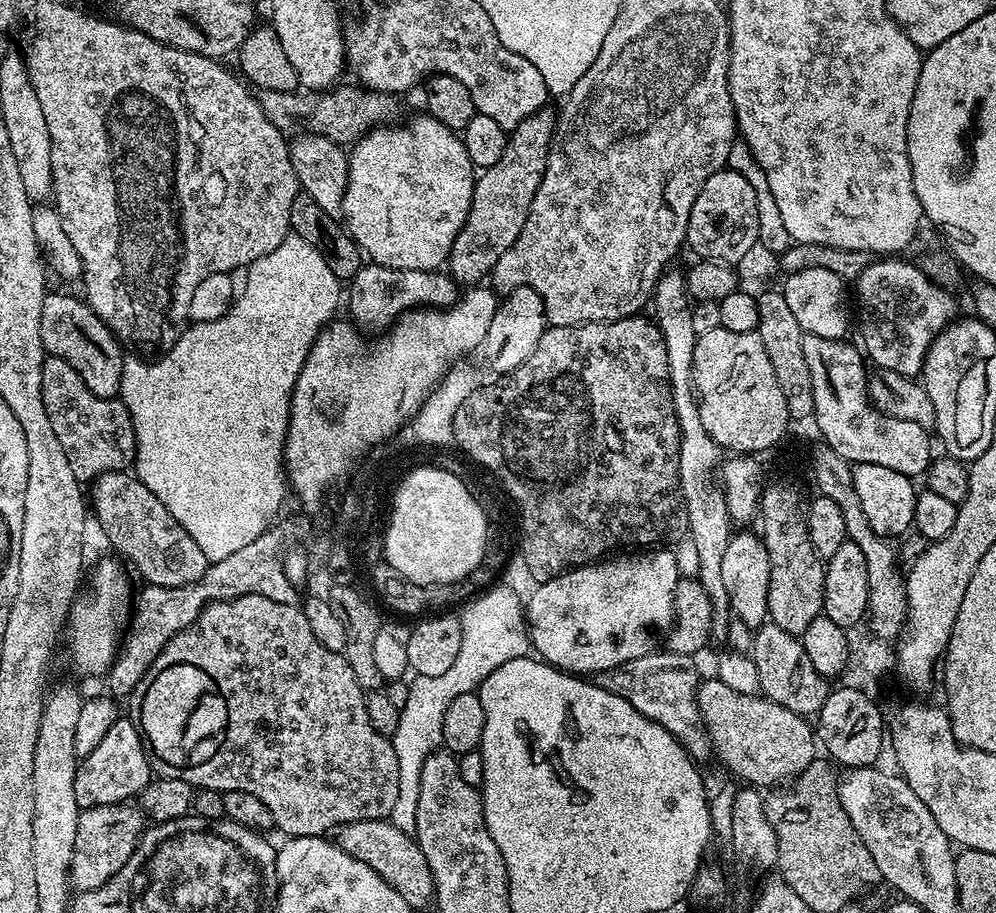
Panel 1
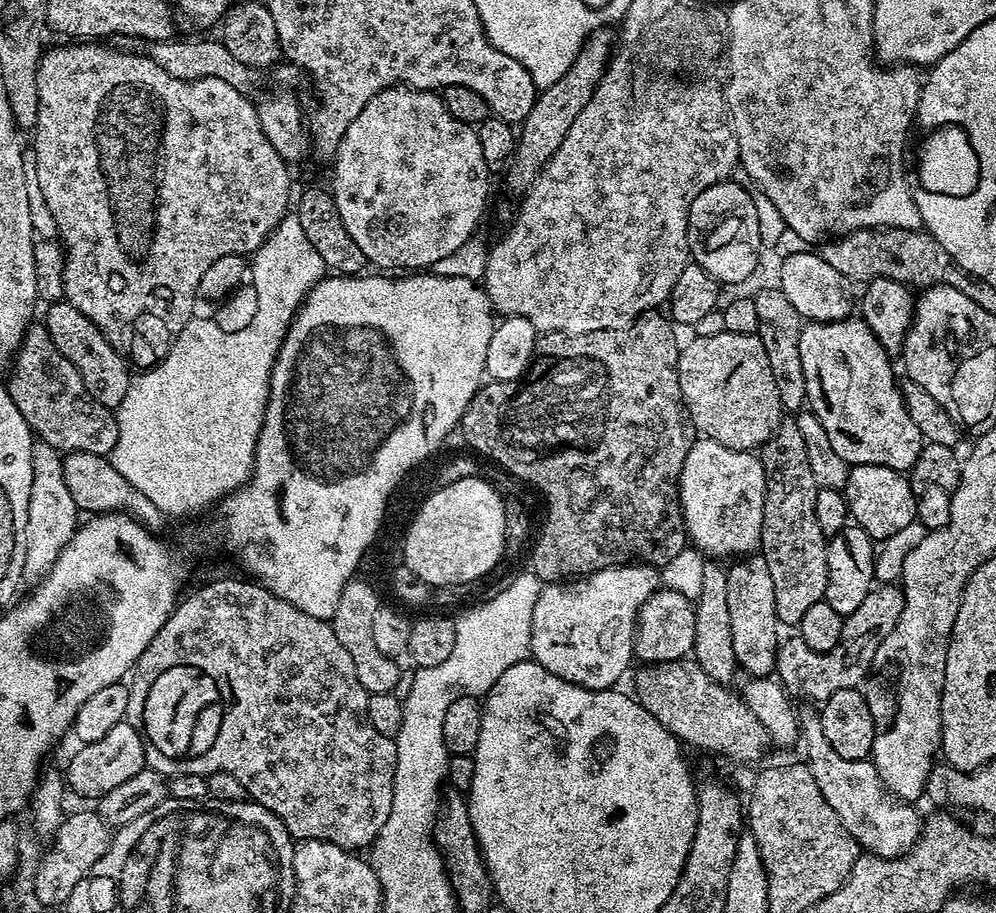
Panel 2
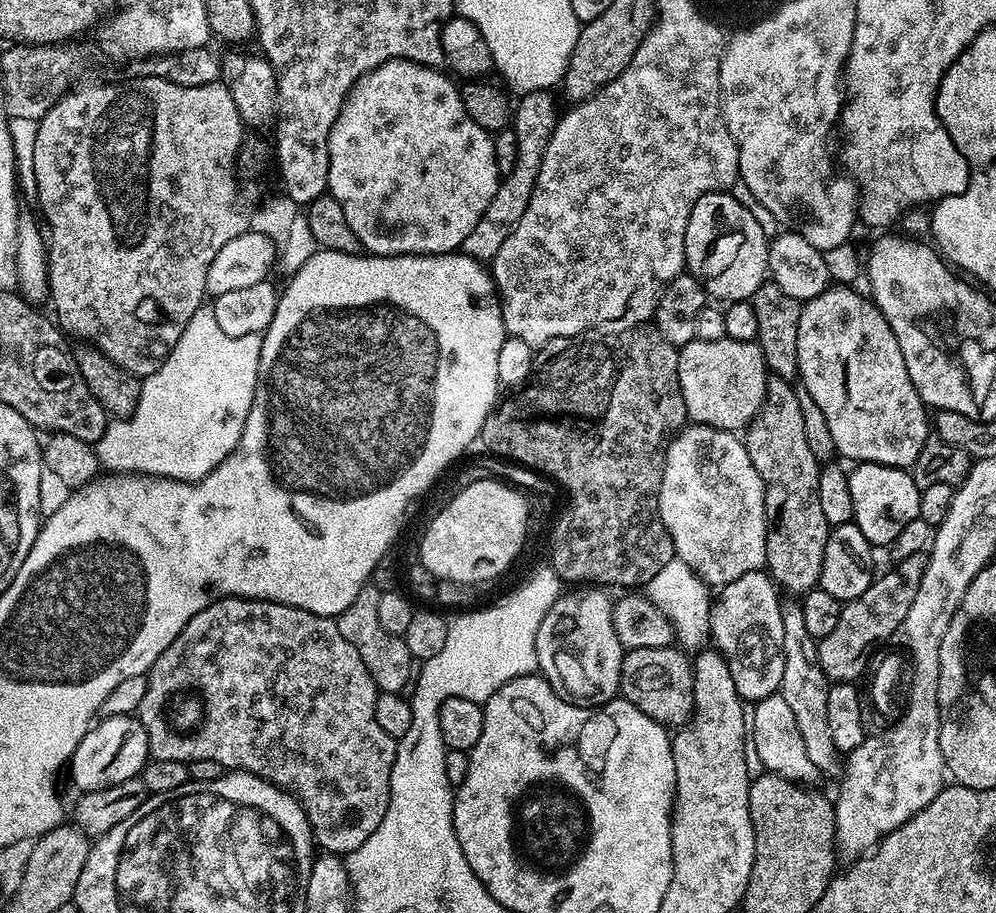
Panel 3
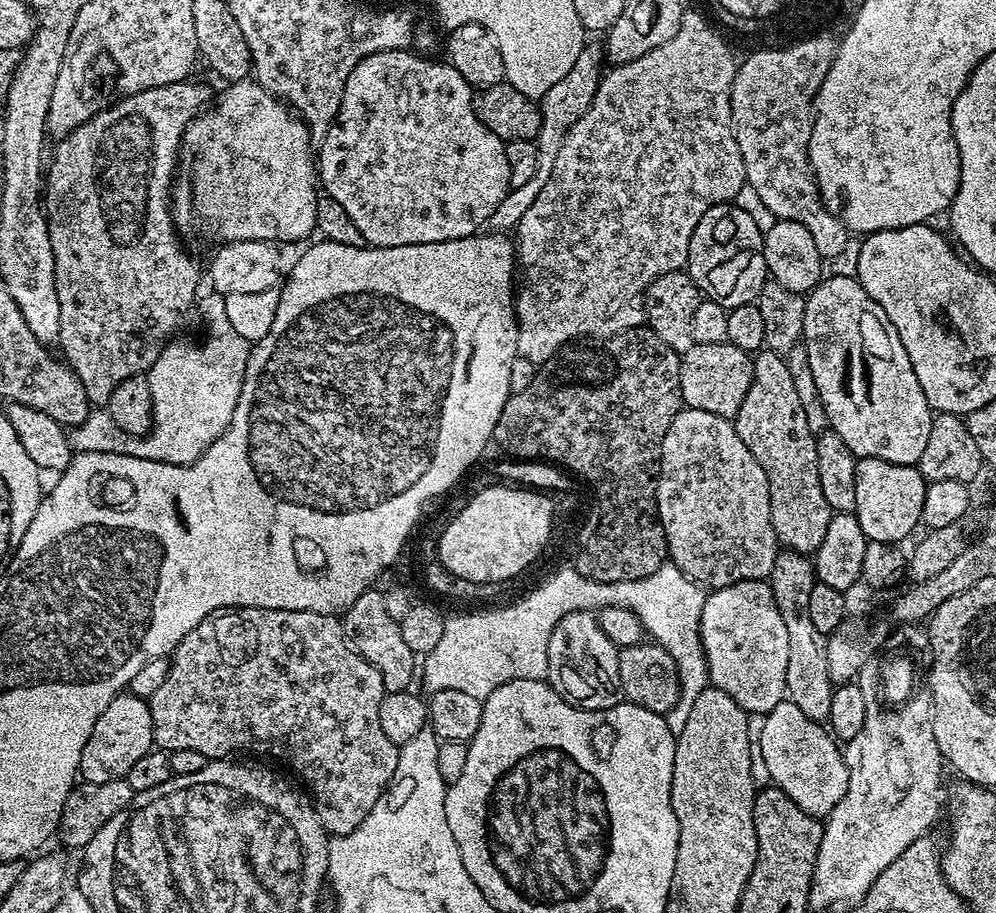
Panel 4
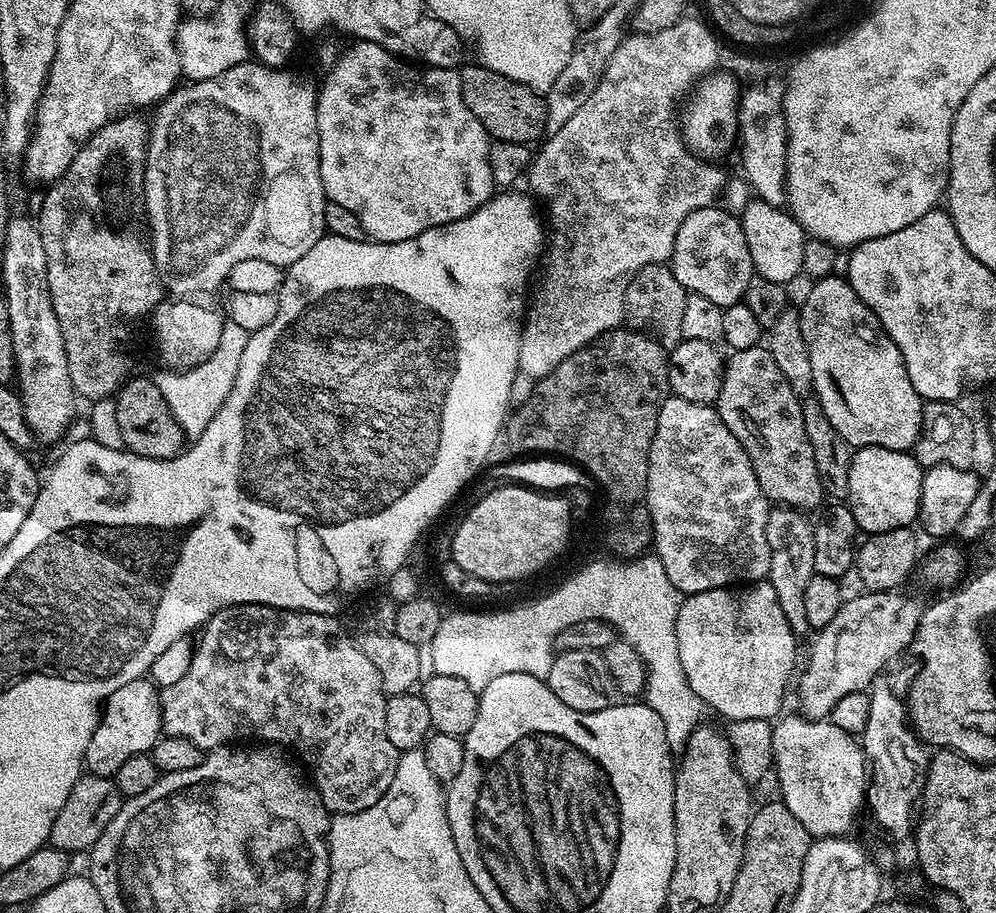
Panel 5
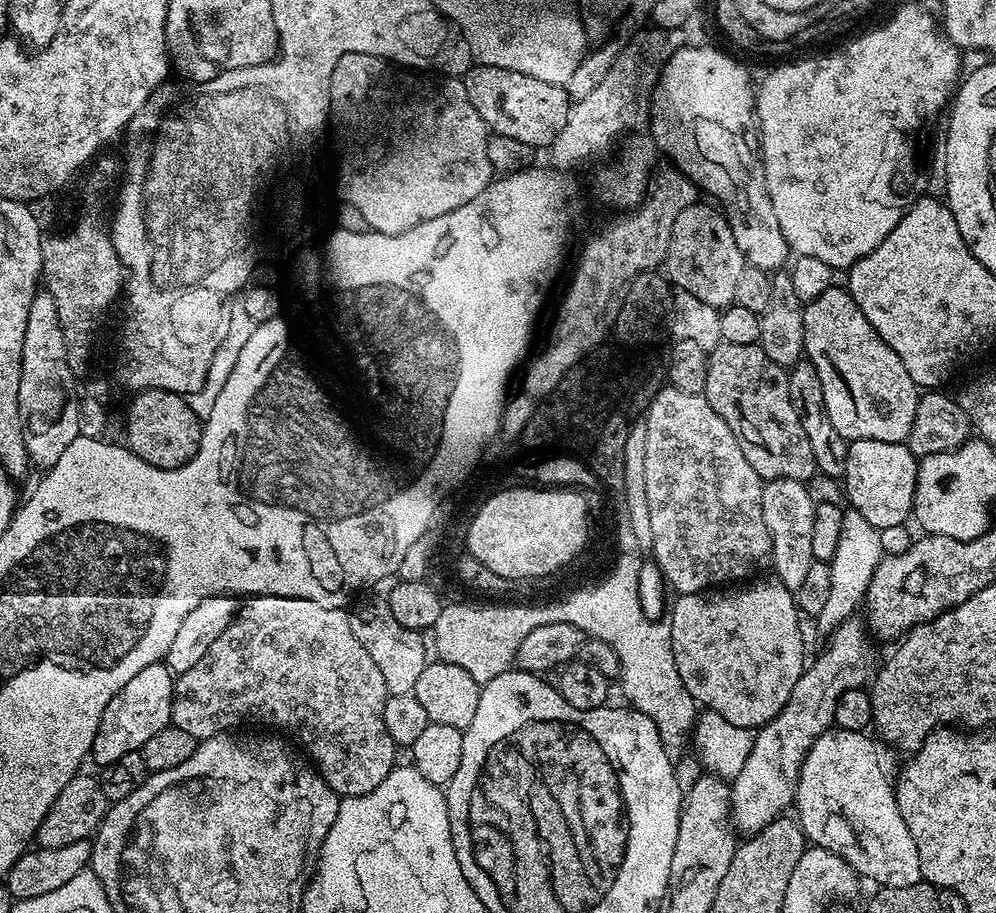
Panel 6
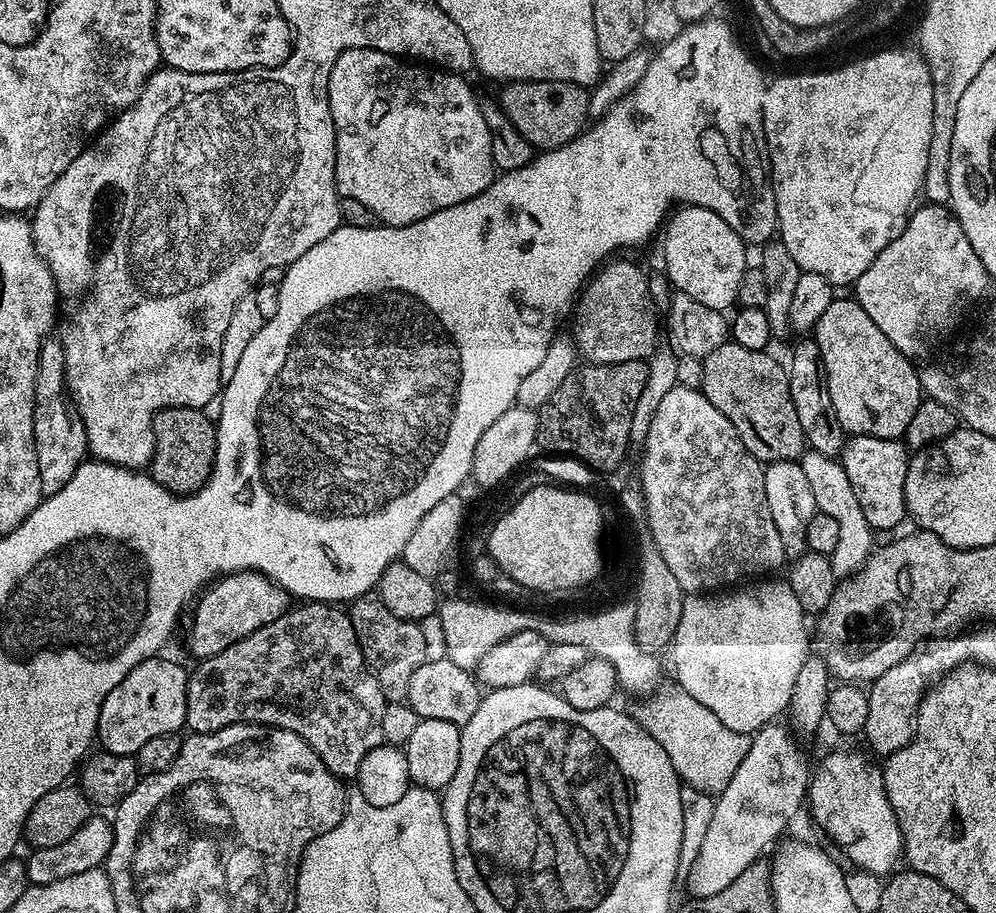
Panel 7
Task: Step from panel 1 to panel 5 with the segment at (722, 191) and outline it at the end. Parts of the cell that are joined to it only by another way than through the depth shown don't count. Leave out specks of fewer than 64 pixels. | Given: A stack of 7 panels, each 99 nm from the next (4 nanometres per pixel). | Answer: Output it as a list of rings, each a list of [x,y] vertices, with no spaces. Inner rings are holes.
[[[720,206],[703,208],[690,214],[680,228],[670,267],[674,278],[678,278],[691,295],[710,298],[710,302],[723,309],[741,303],[748,285],[754,280],[751,248],[741,217],[723,212]]]

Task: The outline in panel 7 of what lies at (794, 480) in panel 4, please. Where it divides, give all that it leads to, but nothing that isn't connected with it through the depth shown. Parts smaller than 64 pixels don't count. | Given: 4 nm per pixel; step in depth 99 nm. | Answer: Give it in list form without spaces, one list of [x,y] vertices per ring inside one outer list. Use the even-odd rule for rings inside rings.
[[[725,342],[722,346],[718,346],[718,350],[714,350],[709,356],[703,357],[704,369],[702,370],[702,391],[707,400],[713,404],[713,406],[719,410],[722,414],[726,414],[726,418],[734,426],[734,430],[738,430],[738,438],[742,438],[742,446],[746,446],[746,450],[750,450],[750,454],[754,454],[754,458],[761,462],[771,462],[773,460],[794,460],[799,461],[800,457],[804,455],[806,451],[806,441],[802,434],[802,422],[798,422],[798,410],[794,410],[794,398],[790,398],[790,382],[788,381],[788,369],[783,363],[779,364],[774,357],[771,356],[771,351],[765,350],[759,352],[758,350],[746,350],[746,346],[738,346],[731,342]]]

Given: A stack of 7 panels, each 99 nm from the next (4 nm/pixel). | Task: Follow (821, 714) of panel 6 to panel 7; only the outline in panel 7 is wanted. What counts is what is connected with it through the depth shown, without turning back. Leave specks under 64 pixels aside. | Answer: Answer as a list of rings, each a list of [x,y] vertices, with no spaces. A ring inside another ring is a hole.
[[[780,722],[770,723],[752,736],[752,745],[746,753],[746,758],[742,759],[742,764],[730,778],[729,784],[718,793],[718,799],[713,806],[713,818],[707,827],[706,838],[702,841],[698,858],[686,873],[688,888],[693,892],[693,897],[713,896],[718,894],[718,890],[726,890],[726,886],[730,886],[730,882],[734,882],[734,878],[738,878],[738,874],[746,870],[746,866],[757,863],[763,857],[760,855],[768,847],[771,849],[785,835],[784,827],[799,814],[800,807],[805,807],[810,765],[808,766],[808,760],[804,757],[799,742],[795,740],[797,737],[792,736],[788,736],[787,730]]]

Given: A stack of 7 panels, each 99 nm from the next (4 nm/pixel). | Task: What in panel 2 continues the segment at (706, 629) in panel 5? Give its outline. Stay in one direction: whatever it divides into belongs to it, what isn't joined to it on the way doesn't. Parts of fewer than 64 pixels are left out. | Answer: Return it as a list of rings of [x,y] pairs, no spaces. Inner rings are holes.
[[[749,554],[737,559],[733,568],[727,569],[726,603],[730,606],[730,638],[734,640],[734,658],[741,669],[749,673],[749,677],[771,677],[776,667],[776,607],[774,606],[774,581],[770,578],[770,566],[766,566],[766,558],[759,554]]]

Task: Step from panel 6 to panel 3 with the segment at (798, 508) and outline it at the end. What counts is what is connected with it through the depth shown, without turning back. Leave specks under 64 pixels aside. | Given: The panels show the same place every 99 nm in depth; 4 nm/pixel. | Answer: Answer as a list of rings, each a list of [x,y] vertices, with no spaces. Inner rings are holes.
[[[785,603],[781,607],[782,634],[784,635],[784,669],[779,694],[786,700],[794,713],[798,731],[802,736],[806,753],[816,767],[817,773],[839,777],[842,772],[842,756],[837,752],[826,726],[826,698],[829,685],[820,663],[816,661],[818,641],[806,630],[806,621],[802,618],[799,603]]]

